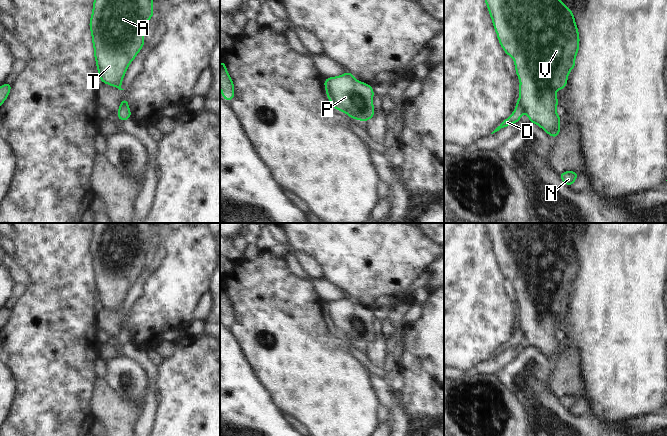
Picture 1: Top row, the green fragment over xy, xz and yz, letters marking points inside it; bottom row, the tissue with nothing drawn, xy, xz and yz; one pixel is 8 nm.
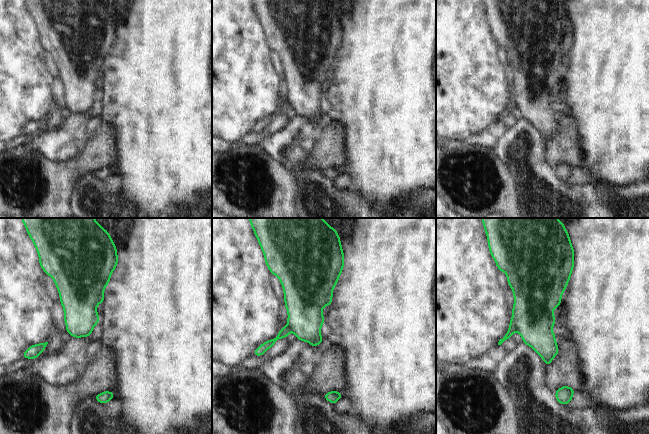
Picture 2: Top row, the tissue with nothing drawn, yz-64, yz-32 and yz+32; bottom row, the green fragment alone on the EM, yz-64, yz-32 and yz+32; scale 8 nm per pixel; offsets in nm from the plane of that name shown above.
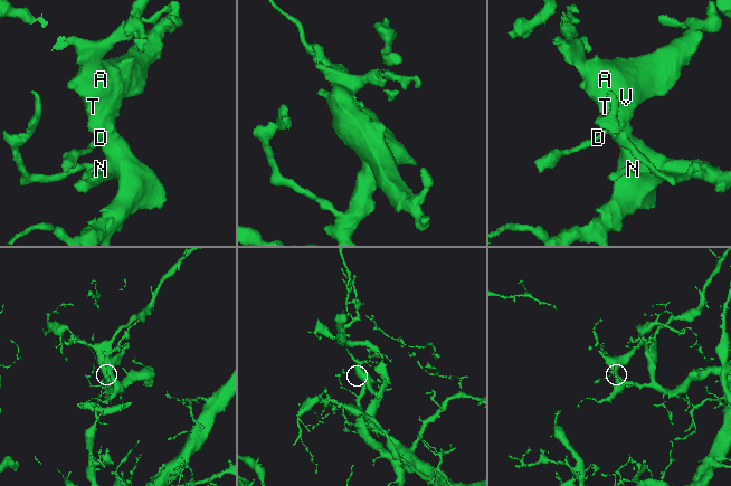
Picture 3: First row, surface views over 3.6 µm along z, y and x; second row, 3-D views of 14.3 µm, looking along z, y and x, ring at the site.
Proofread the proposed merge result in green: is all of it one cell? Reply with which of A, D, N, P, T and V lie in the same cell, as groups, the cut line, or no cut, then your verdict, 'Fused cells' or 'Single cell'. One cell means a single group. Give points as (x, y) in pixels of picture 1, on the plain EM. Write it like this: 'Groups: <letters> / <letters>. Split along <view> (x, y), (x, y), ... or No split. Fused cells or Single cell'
Groups: A N P T V / D. Split along yz (518, 323), (524, 335). Fused cells

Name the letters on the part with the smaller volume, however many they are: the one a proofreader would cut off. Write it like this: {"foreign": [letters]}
{"foreign": ["D"]}

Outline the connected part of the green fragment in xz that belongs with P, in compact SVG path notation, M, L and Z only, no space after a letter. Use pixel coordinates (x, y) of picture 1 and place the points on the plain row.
M347 297L324 304L324 309L326 312L326 318L333 332L347 337L349 342L361 345L367 345L373 342L374 329L372 327L372 322L375 318L371 309L357 305L354 301L349 301Z

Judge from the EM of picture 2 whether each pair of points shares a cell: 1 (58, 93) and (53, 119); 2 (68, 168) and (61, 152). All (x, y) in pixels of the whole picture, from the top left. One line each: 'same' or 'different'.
1: same
2: different

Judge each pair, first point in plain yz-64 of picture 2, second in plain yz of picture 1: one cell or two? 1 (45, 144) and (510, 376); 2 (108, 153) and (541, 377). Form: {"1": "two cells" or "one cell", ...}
{"1": "one cell", "2": "two cells"}

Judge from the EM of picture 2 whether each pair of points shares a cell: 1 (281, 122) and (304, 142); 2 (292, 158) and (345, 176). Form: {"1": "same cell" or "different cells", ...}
{"1": "different cells", "2": "different cells"}

